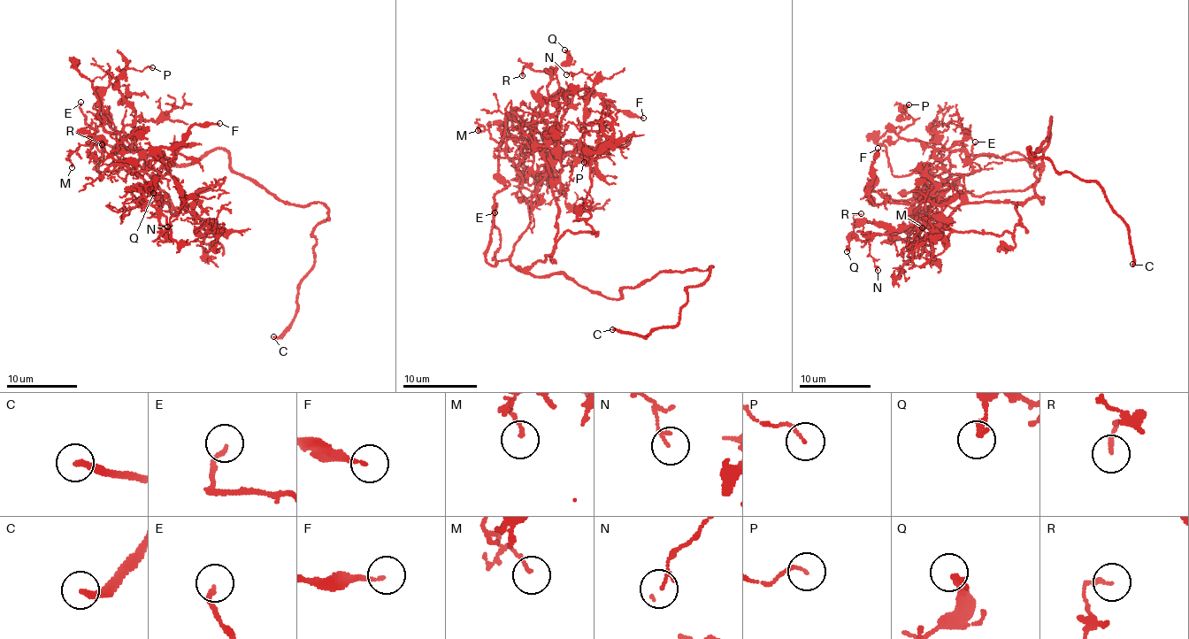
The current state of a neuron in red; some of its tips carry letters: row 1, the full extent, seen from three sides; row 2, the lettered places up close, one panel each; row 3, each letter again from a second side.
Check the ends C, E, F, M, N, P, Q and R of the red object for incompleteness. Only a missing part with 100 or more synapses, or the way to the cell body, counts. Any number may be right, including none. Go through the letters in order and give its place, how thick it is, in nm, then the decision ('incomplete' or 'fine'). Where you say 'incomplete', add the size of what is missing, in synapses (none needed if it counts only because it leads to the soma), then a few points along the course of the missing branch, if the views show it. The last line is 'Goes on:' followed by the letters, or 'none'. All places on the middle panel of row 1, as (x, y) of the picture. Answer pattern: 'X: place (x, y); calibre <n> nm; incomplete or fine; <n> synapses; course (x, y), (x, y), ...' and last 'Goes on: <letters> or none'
C: place (612, 329); calibre 280 nm; incomplete; course (612, 329), (586, 322), (578, 317), (578, 312), (586, 311), (579, 304), (578, 281), (571, 276)
E: place (494, 212); calibre 170 nm; fine
F: place (643, 118); calibre 120 nm; fine
M: place (478, 130); calibre 130 nm; fine
N: place (566, 74); calibre 140 nm; fine
P: place (584, 162); calibre 130 nm; fine
Q: place (564, 50); calibre 240 nm; fine
R: place (522, 75); calibre 150 nm; fine
Goes on: C

